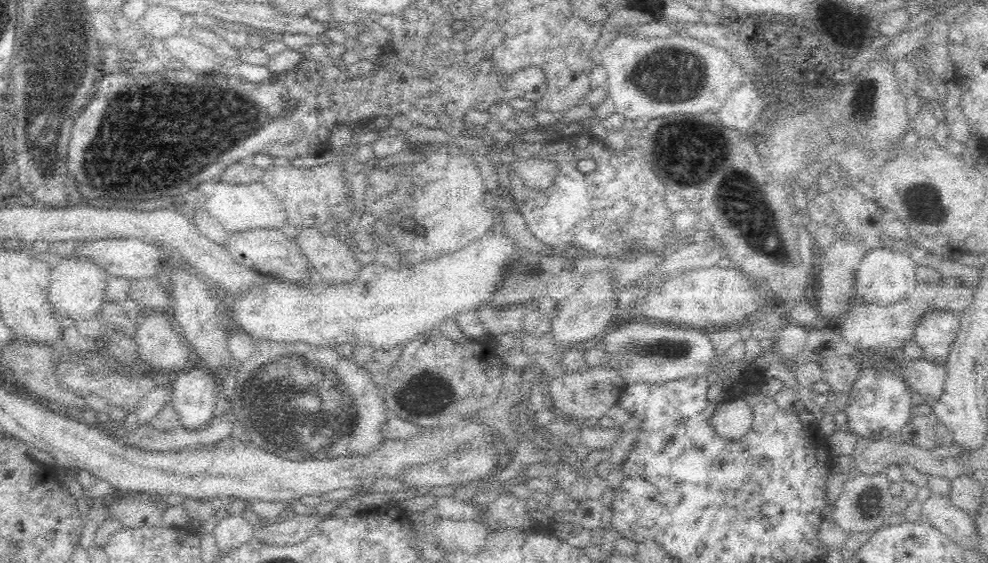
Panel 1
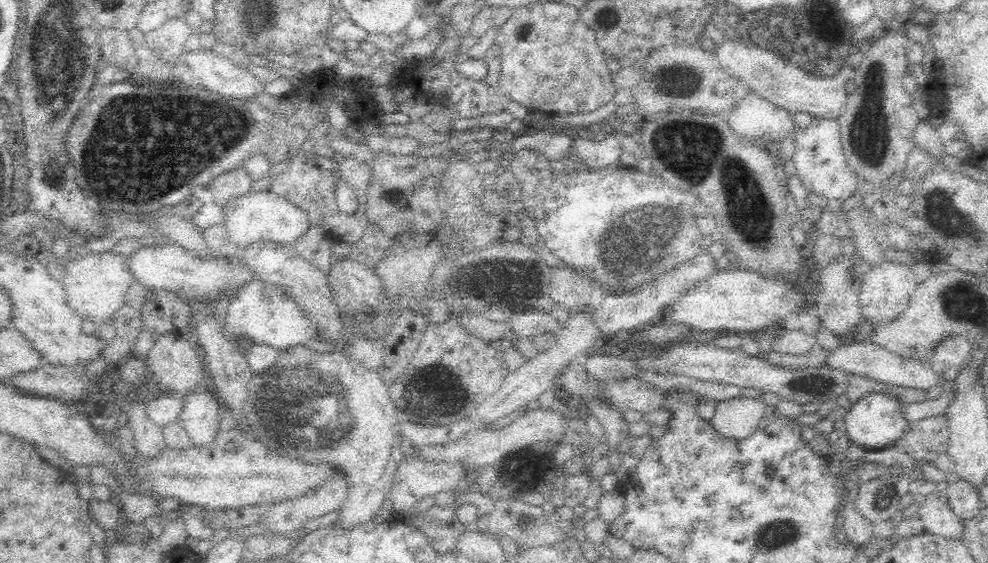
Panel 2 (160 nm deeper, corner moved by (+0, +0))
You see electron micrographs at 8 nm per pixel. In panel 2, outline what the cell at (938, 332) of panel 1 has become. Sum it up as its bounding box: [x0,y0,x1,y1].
[929,333,971,385]

